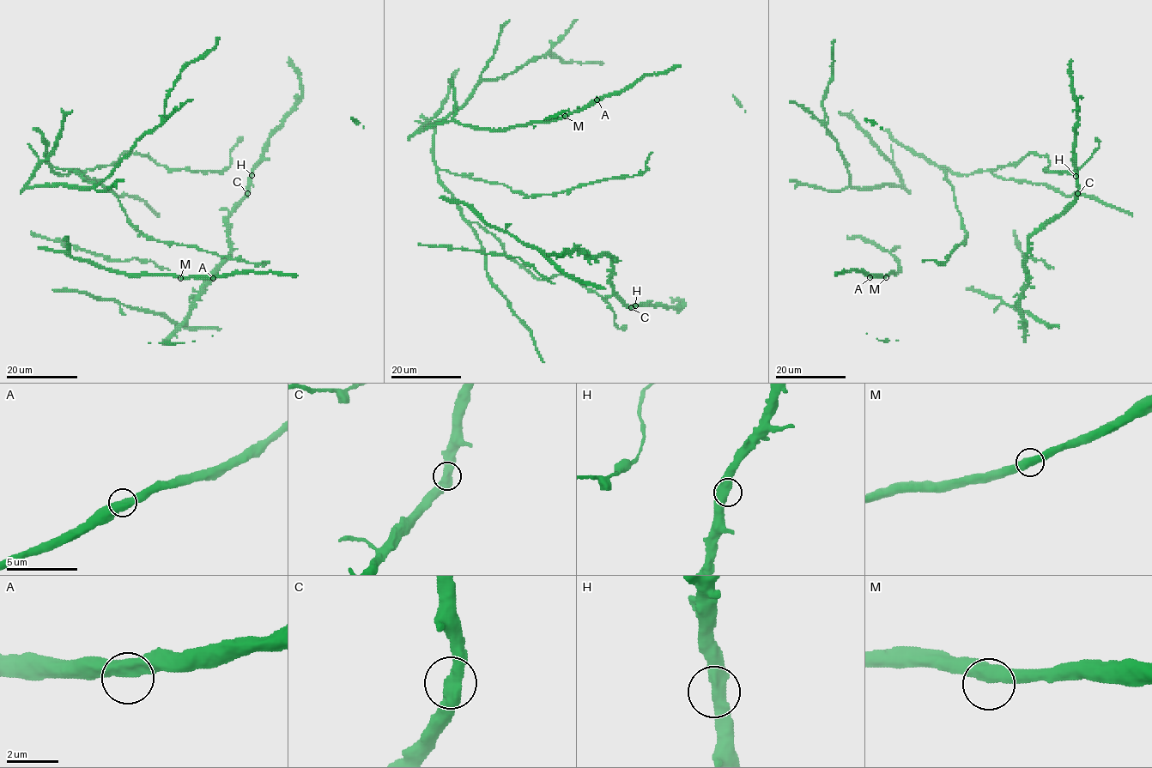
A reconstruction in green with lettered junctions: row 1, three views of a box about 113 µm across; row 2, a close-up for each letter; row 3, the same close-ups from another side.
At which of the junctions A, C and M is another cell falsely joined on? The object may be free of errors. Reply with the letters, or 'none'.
none

